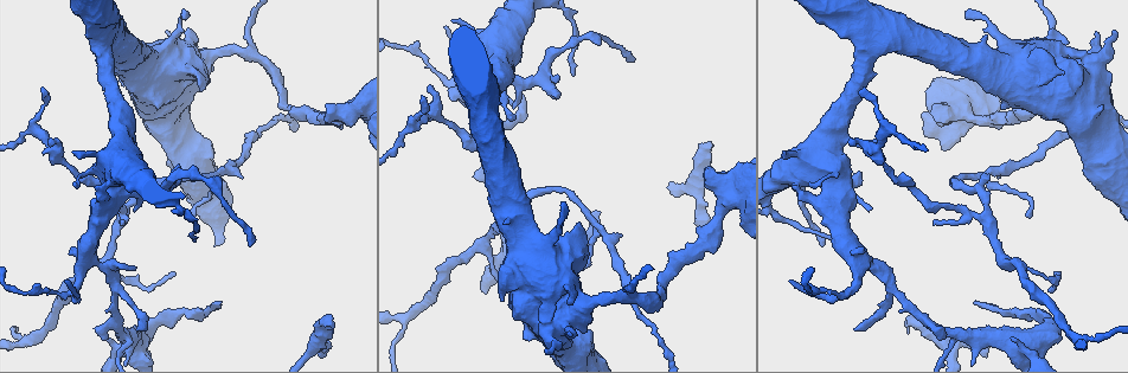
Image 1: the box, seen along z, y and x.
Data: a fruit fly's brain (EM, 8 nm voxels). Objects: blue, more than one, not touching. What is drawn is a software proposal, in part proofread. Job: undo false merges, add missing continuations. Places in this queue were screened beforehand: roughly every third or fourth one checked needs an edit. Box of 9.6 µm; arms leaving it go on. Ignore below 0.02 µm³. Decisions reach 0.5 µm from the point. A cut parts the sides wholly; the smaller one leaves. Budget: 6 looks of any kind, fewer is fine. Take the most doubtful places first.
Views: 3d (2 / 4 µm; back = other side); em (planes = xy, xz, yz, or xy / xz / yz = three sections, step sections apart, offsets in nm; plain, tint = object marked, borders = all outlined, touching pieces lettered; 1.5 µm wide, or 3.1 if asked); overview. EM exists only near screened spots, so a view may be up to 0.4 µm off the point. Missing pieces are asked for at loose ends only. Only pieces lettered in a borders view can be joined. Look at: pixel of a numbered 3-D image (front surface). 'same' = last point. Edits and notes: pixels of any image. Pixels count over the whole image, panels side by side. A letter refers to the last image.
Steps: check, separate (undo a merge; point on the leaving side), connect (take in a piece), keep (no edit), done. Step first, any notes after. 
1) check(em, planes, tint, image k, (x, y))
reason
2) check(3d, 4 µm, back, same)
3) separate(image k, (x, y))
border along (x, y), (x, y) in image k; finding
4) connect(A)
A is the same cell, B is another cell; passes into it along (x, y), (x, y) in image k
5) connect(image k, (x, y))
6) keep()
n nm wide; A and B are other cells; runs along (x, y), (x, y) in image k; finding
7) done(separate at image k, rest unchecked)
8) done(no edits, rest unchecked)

check(em, xz, step 4, tint, image 1, (127, 337))
three arms meet

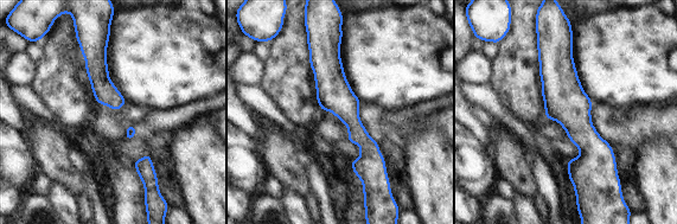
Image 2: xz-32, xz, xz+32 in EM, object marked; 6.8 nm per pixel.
check(em, planes, borders, same)

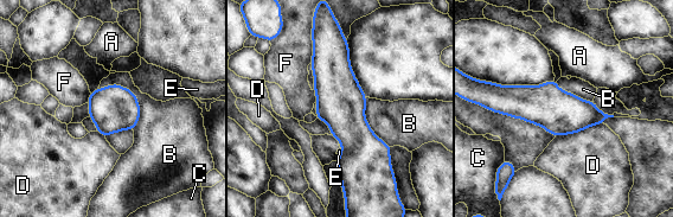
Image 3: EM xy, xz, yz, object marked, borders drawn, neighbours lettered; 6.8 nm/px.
keep()
A, B, C, D, E and F are other cells; border along (98, 87), (134, 94), (133, 129) in image 3; one neuron here

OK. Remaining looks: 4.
check(3d, 2 µm, image 1, (974, 302))
long arm stops here

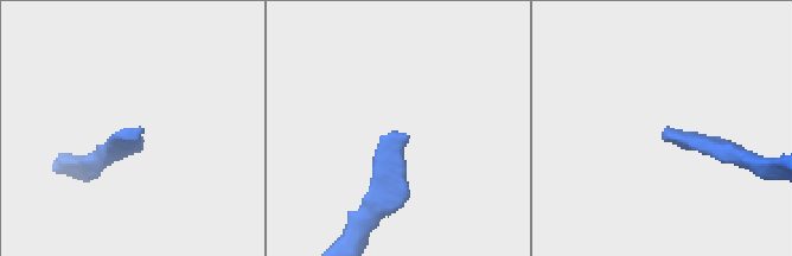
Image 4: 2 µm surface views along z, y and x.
check(em, 3.1 µm, planes, borders, image 4, (668, 129))

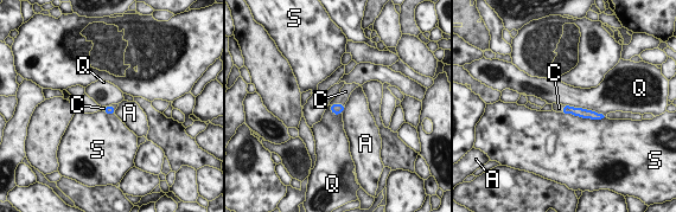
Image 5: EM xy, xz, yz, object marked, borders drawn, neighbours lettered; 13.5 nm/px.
connect(C)
100 nm wide; S touches over 600 nm; C is the same cell, A, Q and S are other cells; it goes on there

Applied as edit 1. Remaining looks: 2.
done(connect at image 5, rest unchecked)

